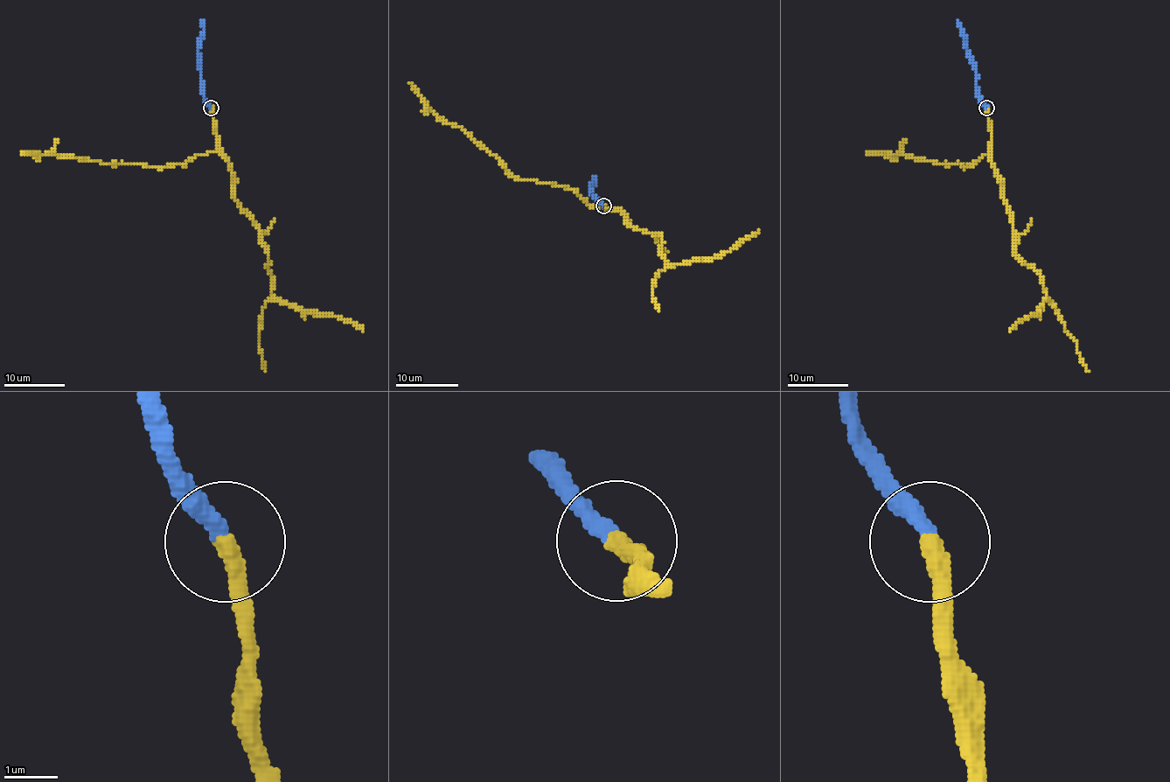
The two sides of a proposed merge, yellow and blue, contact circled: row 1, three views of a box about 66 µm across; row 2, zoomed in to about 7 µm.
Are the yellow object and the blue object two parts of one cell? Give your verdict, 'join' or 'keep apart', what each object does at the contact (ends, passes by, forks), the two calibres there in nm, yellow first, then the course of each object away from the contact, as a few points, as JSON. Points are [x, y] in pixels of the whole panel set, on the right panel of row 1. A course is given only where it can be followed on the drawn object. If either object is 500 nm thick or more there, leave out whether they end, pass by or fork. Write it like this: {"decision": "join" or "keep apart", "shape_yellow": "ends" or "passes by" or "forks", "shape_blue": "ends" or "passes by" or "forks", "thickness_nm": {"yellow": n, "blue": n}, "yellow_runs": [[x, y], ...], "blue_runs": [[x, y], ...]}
{"decision": "join", "shape_yellow": "ends", "shape_blue": "ends", "thickness_nm": {"yellow": 360, "blue": 320}, "yellow_runs": [[985, 108], [991, 160], [1013, 230], [1015, 253], [1041, 277], [1045, 296], [1039, 309], [1010, 331]], "blue_runs": [[985, 107], [977, 88], [975, 64], [967, 50], [963, 29], [957, 21]]}

